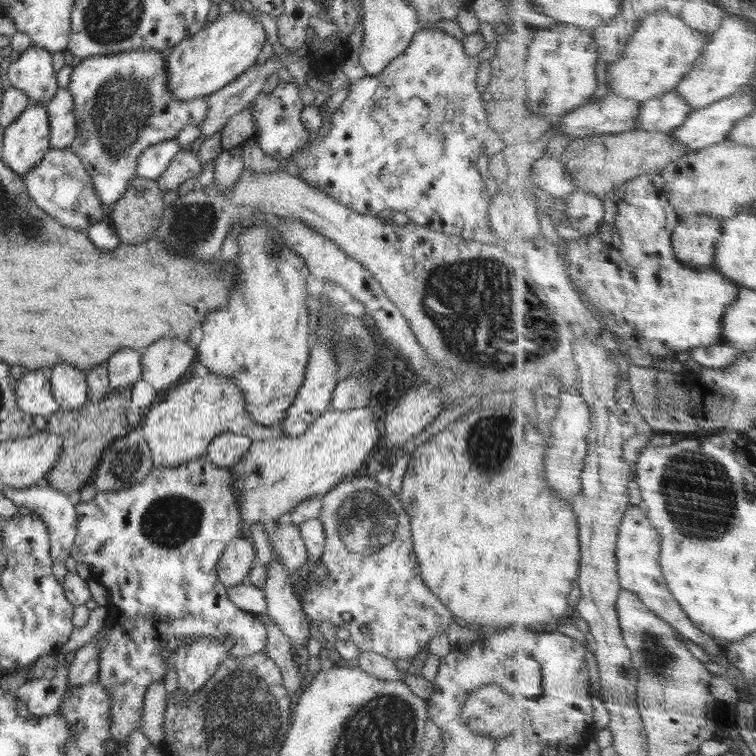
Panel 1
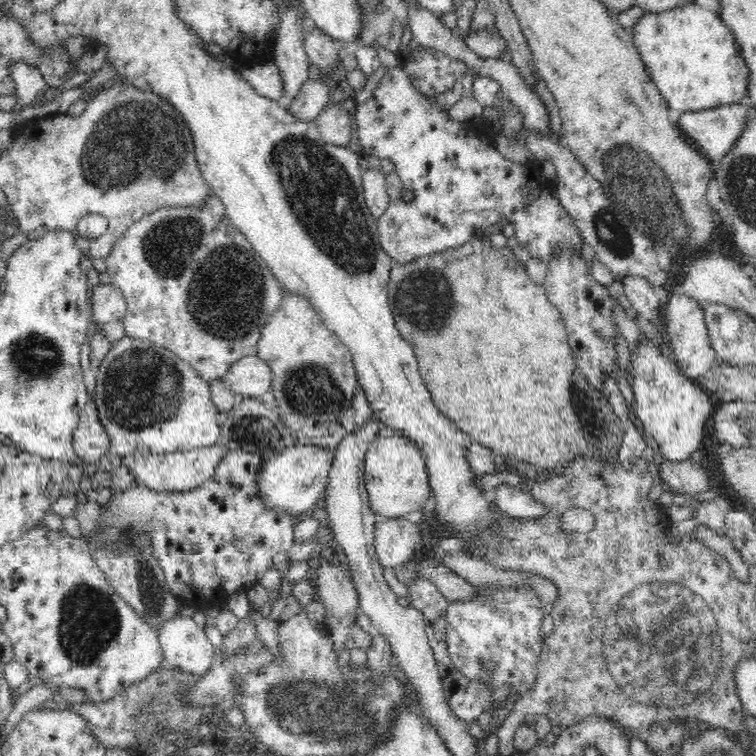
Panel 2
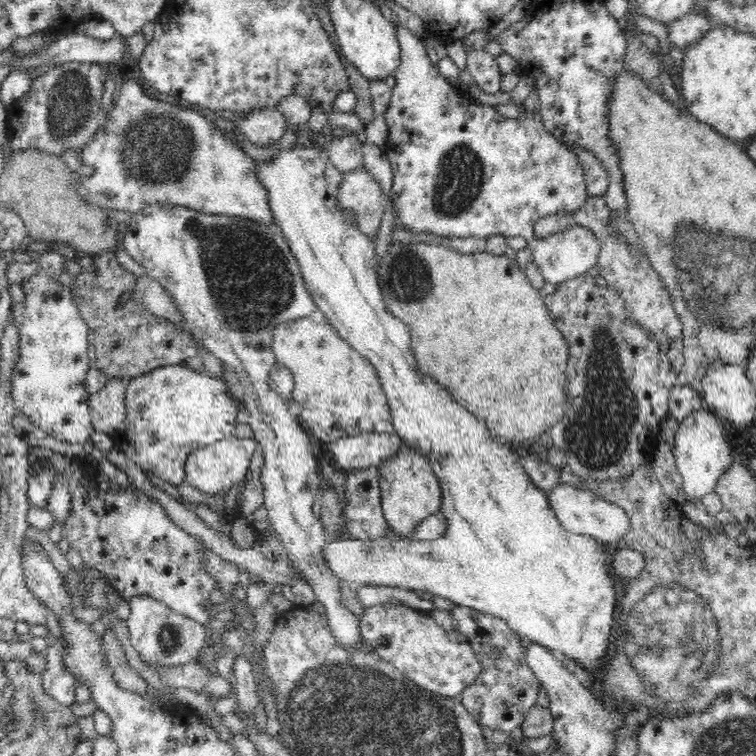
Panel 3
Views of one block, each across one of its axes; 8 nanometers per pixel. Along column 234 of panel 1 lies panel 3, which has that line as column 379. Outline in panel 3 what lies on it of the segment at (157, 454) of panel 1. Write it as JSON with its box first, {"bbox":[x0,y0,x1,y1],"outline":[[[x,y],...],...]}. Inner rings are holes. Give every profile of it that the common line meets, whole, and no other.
{"bbox":[272,308,395,442],"outline":[[[317,308],[310,316],[294,321],[286,321],[274,328],[272,350],[276,362],[290,369],[294,379],[294,390],[291,401],[302,408],[297,418],[301,427],[315,440],[332,442],[349,436],[358,436],[364,432],[388,433],[395,432],[392,424],[392,413],[386,401],[382,385],[375,368],[367,358],[354,350],[336,331],[329,322],[315,322],[314,318],[326,318]]]}

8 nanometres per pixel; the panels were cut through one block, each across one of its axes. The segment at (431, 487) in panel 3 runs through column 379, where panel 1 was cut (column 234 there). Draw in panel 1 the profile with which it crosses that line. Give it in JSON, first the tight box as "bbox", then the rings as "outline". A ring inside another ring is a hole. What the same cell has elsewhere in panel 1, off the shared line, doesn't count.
{"bbox":[228,406,382,526],"outline":[[[366,406],[323,412],[300,436],[284,436],[283,438],[274,436],[261,441],[254,440],[248,452],[240,458],[240,462],[228,467],[236,477],[234,487],[238,489],[238,497],[240,497],[242,522],[250,526],[257,522],[271,525],[281,520],[283,514],[290,512],[298,503],[314,497],[320,498],[329,493],[339,482],[346,481],[360,472],[360,468],[365,465],[366,458],[376,451],[381,440],[380,436],[382,434],[378,429],[374,409],[370,410]]]}

